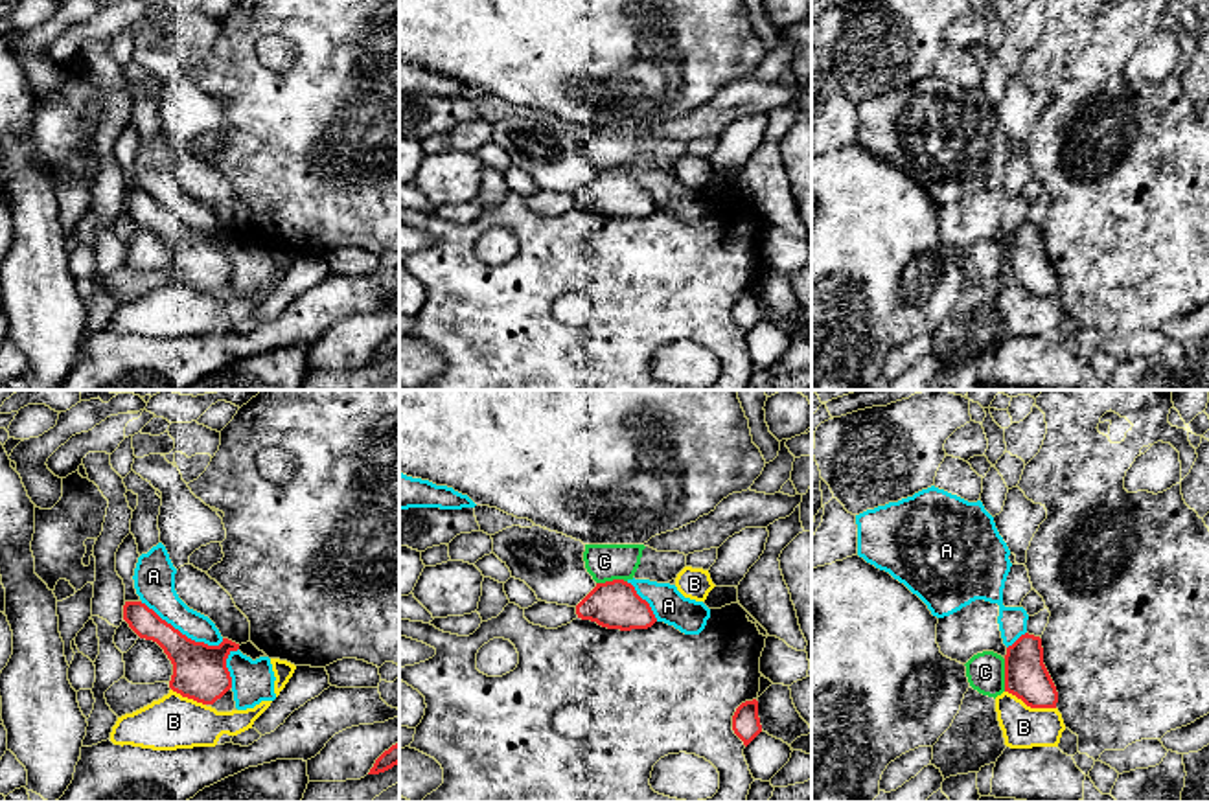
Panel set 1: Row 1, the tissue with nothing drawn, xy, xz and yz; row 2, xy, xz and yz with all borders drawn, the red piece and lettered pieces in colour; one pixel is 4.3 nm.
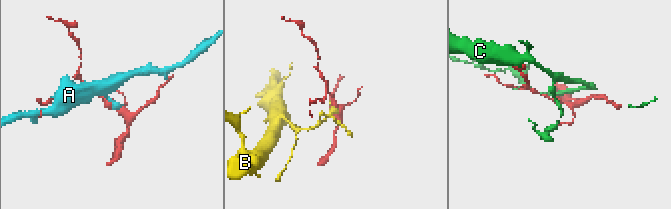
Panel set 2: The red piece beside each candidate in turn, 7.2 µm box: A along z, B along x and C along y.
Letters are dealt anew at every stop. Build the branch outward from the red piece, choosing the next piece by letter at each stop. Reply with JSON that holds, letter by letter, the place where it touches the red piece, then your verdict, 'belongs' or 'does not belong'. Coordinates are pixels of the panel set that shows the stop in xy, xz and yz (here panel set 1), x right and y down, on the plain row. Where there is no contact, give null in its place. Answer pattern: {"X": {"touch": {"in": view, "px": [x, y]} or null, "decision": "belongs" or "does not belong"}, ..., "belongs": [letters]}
{"A": {"touch": {"in": "xy", "px": [181, 221]}, "decision": "does not belong"}, "B": {"touch": {"in": "yz", "px": [1031, 295]}, "decision": "does not belong"}, "C": {"touch": {"in": "yz", "px": [1005, 263]}, "decision": "does not belong"}, "belongs": []}

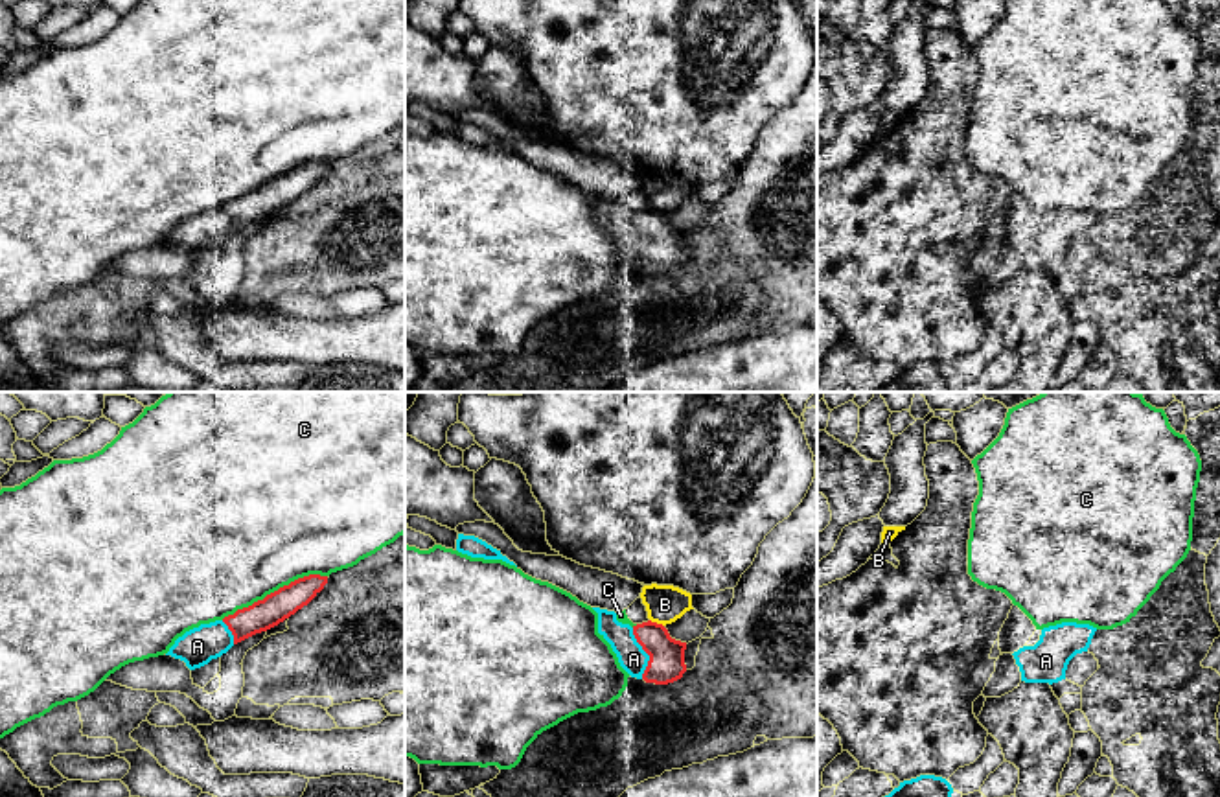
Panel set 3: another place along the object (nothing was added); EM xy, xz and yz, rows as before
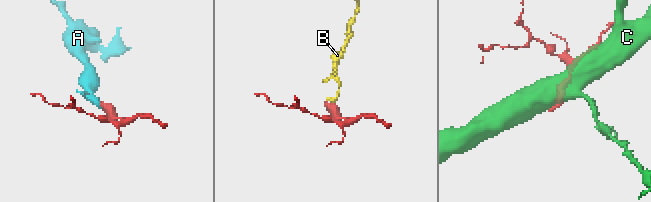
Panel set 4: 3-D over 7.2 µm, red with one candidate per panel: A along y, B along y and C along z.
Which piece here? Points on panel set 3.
{"A": {"touch": {"in": "xz", "px": [646, 240]}, "decision": "belongs"}, "B": {"touch": {"in": "xz", "px": [656, 210]}, "decision": "does not belong"}, "C": {"touch": {"in": "xy", "px": [275, 179]}, "decision": "does not belong"}, "belongs": ["A"]}

